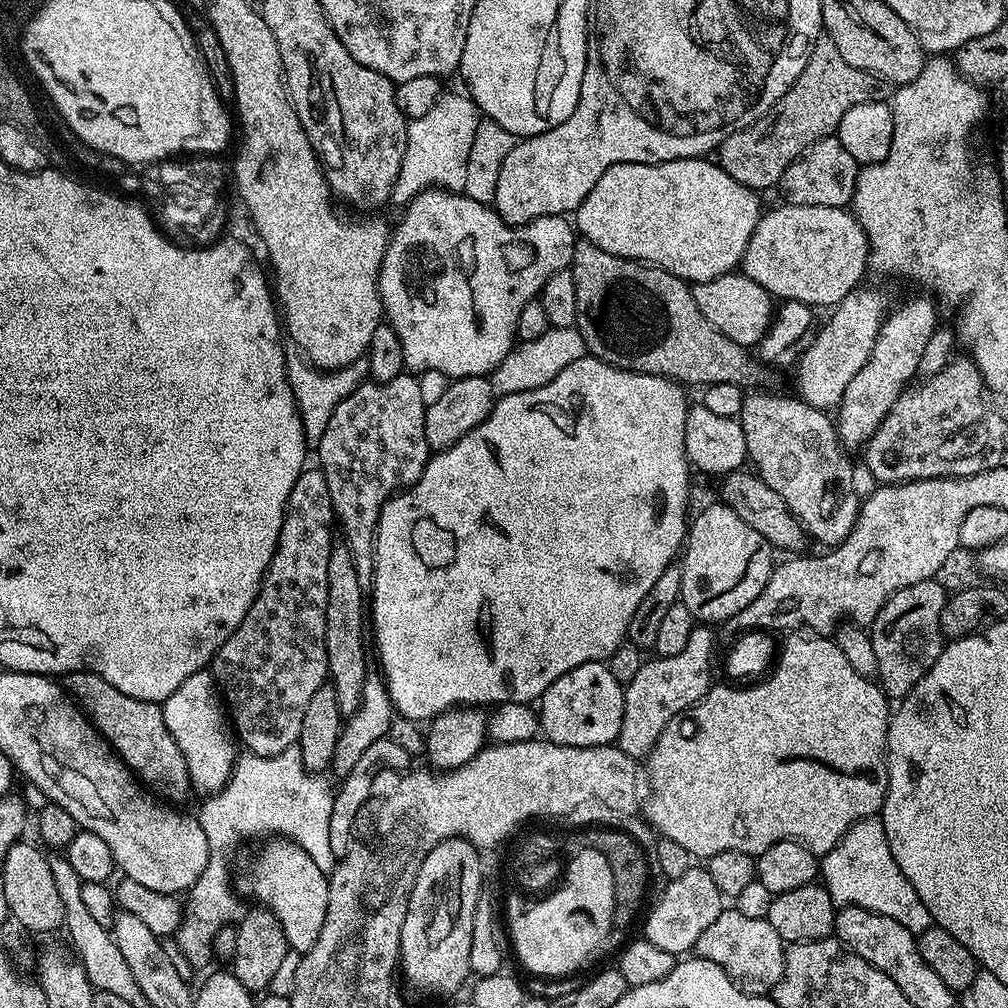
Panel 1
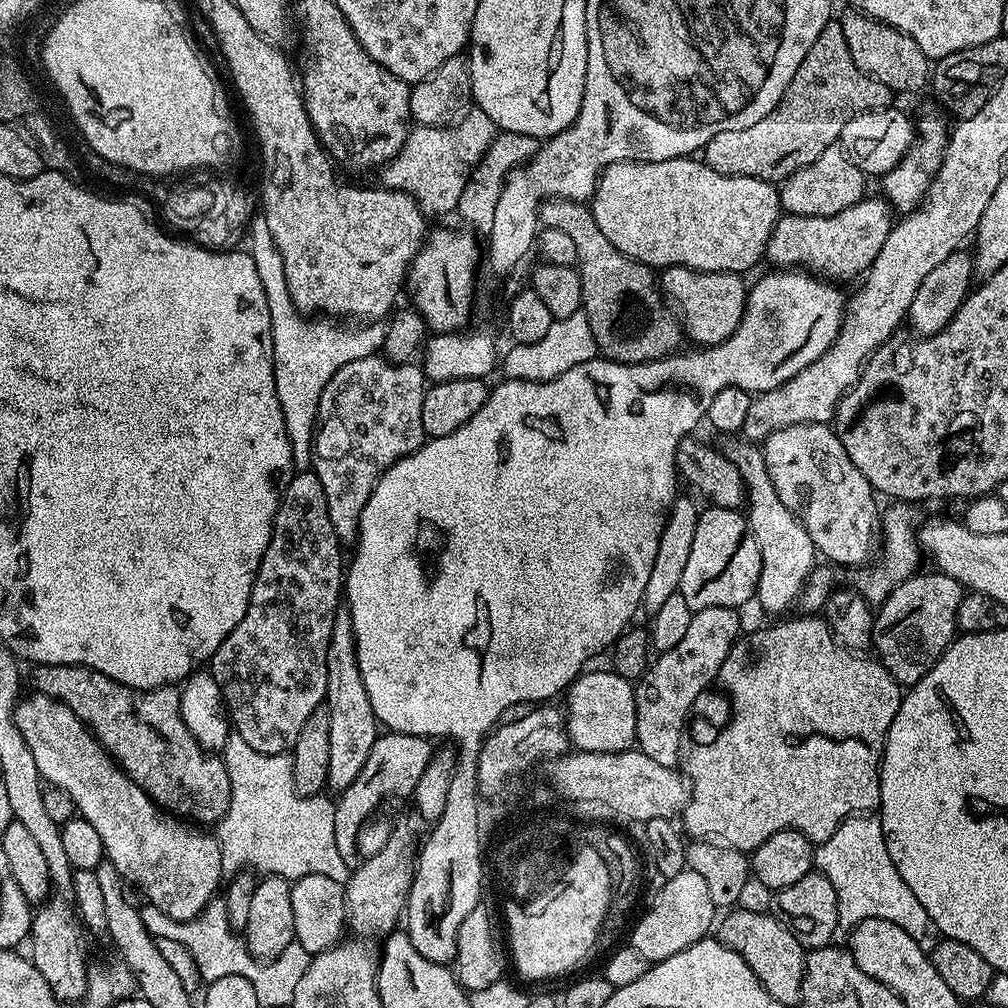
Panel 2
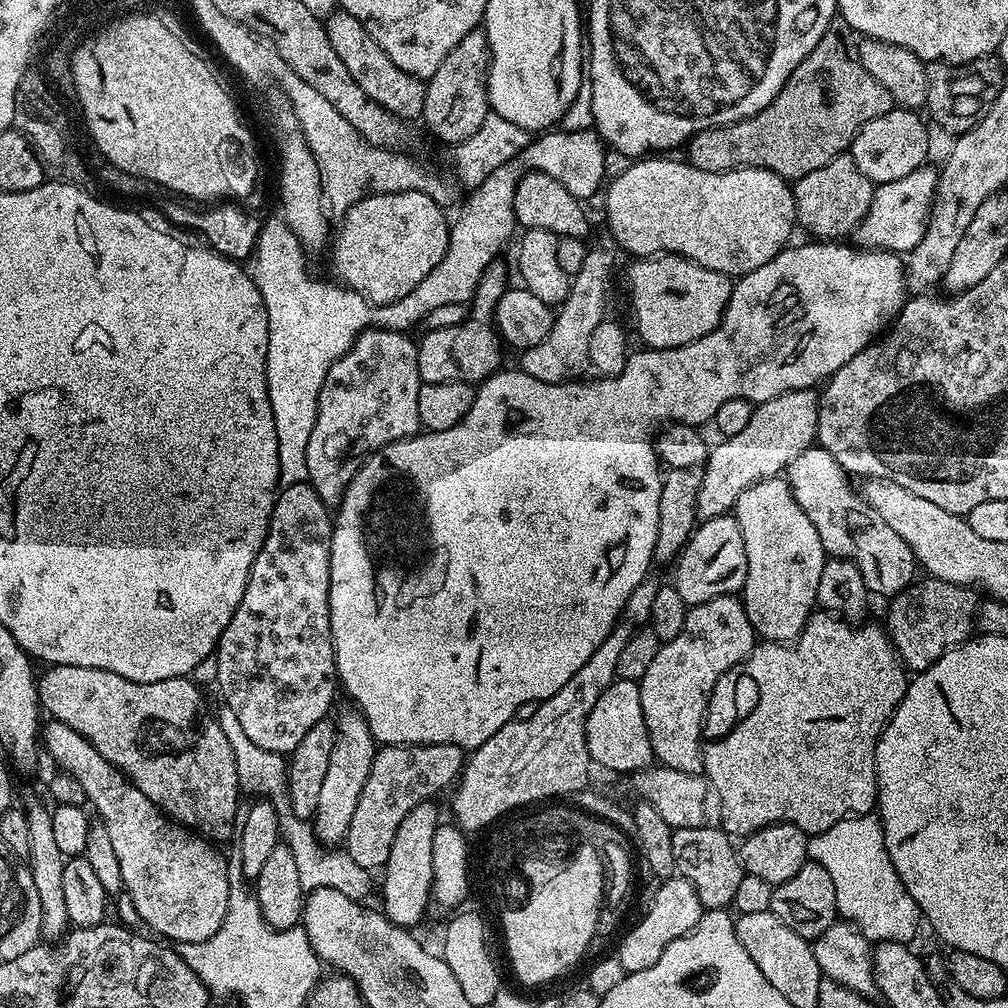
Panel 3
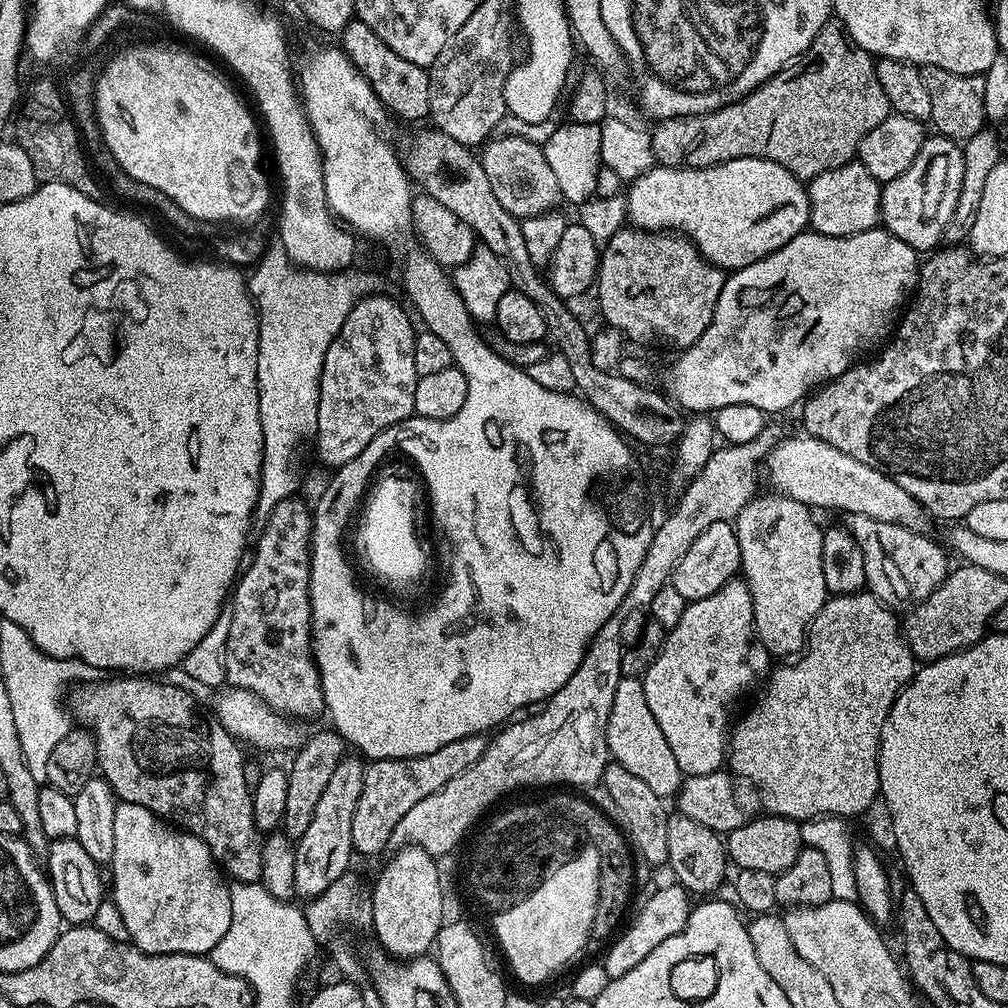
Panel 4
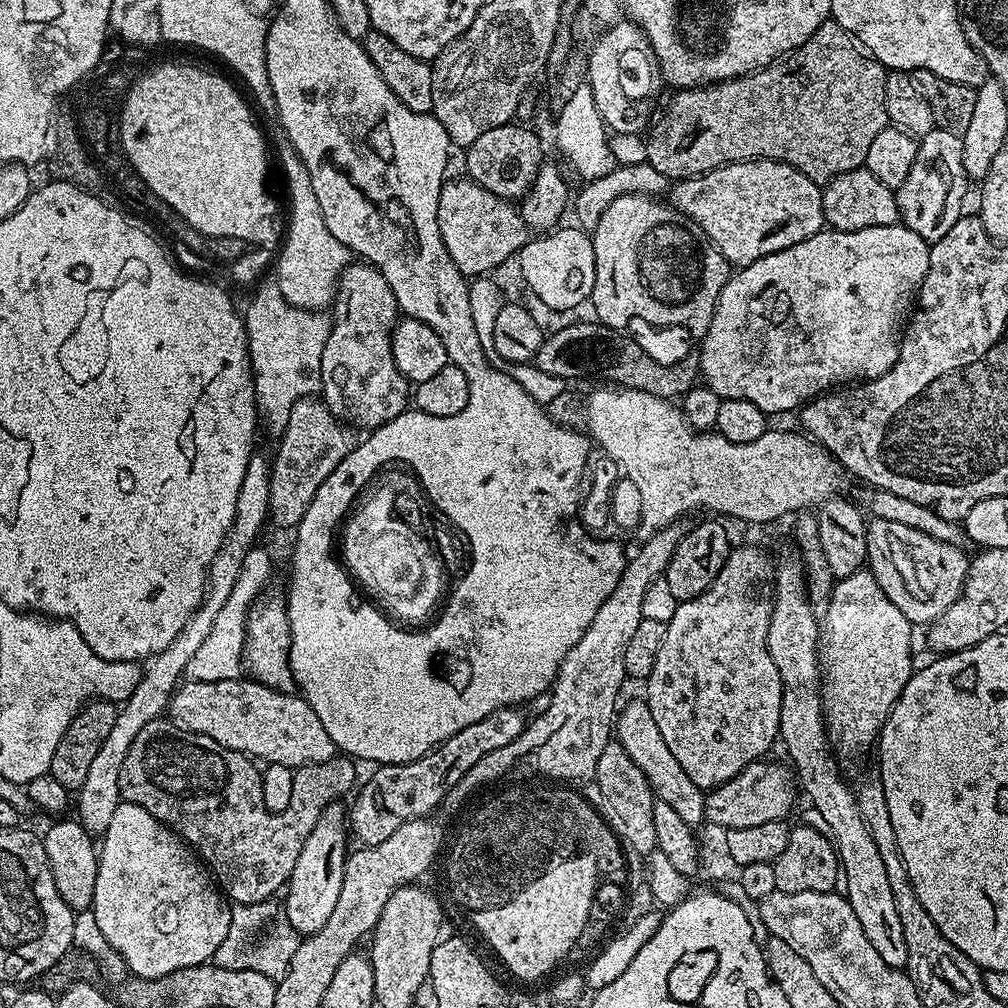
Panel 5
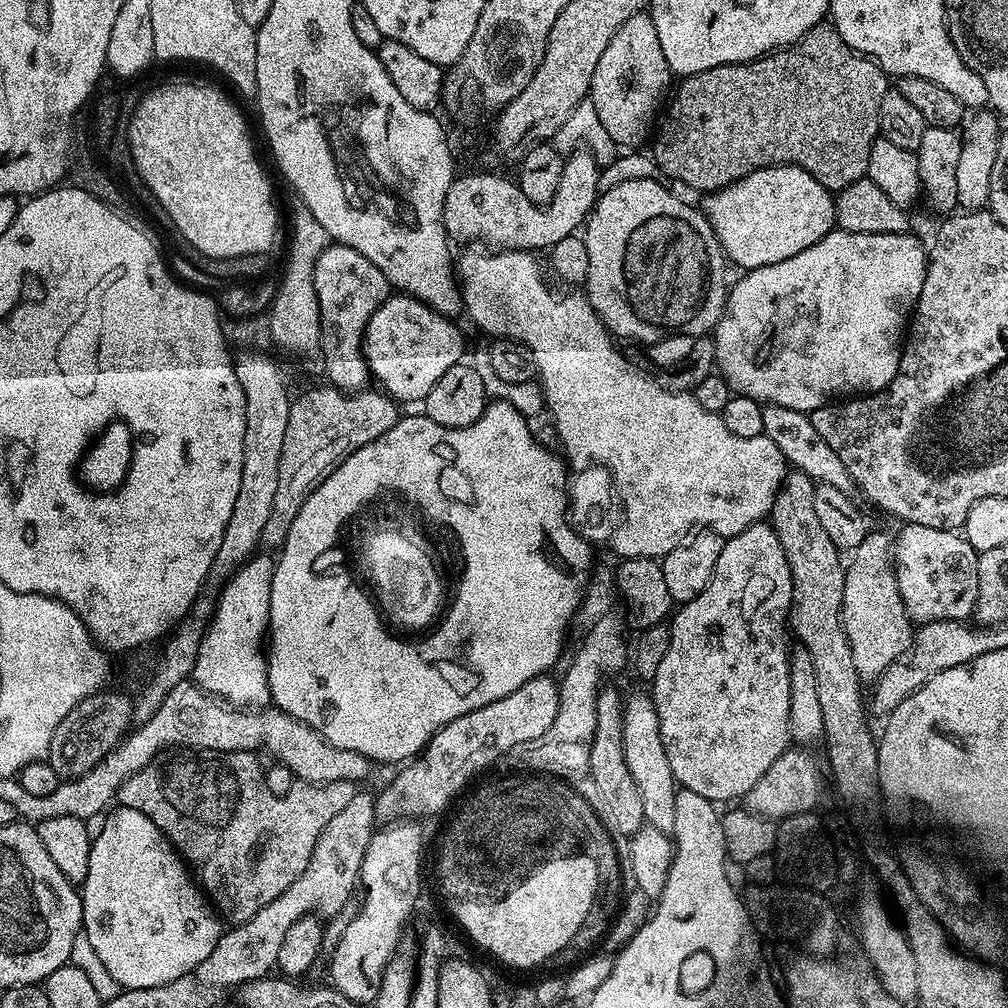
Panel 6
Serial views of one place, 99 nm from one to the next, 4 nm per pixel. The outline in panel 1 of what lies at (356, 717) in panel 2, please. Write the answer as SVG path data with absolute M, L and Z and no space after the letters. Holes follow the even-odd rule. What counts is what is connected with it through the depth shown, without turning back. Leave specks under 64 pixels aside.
M343 542L333 545L326 578L326 633L324 635L328 680L334 686L334 694L338 694L338 710L344 718L347 718L352 716L354 710L360 706L362 686L370 672L364 658L362 640L364 632L366 634L366 590L358 580L353 555Z

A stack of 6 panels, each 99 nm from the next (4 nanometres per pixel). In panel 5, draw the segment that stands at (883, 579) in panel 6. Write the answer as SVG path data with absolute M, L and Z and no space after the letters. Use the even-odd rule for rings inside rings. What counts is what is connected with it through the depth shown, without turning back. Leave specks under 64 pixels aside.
M861 570L846 578L836 580L832 586L832 597L828 600L828 609L822 614L822 627L818 641L822 683L820 699L824 702L824 718L829 737L840 736L841 757L860 756L868 747L880 739L886 718L892 713L892 707L902 694L908 679L912 677L912 632L914 626L882 594L882 586L873 578L871 572Z

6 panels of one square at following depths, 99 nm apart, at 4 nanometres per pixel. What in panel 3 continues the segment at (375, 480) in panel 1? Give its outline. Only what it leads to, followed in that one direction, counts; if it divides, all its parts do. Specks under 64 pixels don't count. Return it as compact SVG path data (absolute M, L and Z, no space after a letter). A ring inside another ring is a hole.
M365 328L363 334L350 346L350 350L332 363L326 374L326 382L322 382L318 418L310 434L310 446L306 446L306 470L307 483L311 484L318 498L322 498L330 510L339 508L346 486L360 469L366 454L376 452L395 440L415 436L421 431L418 390L422 381L418 374L418 344L410 337L389 328Z

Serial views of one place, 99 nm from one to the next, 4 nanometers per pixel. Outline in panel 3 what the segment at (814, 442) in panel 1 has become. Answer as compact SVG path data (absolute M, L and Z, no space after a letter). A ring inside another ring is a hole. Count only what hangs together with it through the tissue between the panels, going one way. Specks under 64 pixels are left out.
M813 446L802 450L788 463L786 479L798 506L802 506L806 518L814 522L825 553L838 560L854 562L854 566L862 570L869 593L891 598L905 592L917 579L918 565L910 546L878 518L857 489L856 492L852 489L849 473L825 448Z

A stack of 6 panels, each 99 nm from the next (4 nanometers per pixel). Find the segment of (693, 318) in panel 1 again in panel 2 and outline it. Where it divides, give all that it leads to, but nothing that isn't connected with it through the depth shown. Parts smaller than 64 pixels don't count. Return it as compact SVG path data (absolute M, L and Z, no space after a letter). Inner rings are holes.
M545 200L540 205L538 220L544 228L562 230L562 234L567 234L574 241L574 267L580 273L582 282L580 306L586 314L586 322L590 322L590 334L594 334L594 342L601 357L617 360L619 364L641 364L681 351L682 325L660 291L657 273L647 264L632 260L617 250L610 238L598 230L598 222L594 222L594 214L587 203L578 200Z

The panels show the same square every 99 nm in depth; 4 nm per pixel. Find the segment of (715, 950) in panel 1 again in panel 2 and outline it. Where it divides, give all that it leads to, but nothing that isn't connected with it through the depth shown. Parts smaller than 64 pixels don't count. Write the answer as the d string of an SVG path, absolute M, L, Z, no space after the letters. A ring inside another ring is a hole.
M737 907L725 916L728 917L724 921L721 919L718 924L719 940L742 957L746 966L754 970L758 982L762 982L765 990L778 998L778 1002L785 1006L799 1005L806 950L798 942L798 938L794 938L794 934L790 934L790 930L786 930L786 926L782 926L768 912L751 912Z

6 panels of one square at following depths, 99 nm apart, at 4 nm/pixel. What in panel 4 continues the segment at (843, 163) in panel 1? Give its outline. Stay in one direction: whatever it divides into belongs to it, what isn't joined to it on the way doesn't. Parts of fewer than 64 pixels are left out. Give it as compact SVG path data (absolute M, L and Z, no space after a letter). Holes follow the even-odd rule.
M853 162L846 166L838 166L834 170L826 170L826 174L818 174L813 180L807 181L808 189L808 223L811 231L823 236L853 236L862 234L866 230L877 227L880 219L880 190L881 181L866 170L866 166L859 162Z

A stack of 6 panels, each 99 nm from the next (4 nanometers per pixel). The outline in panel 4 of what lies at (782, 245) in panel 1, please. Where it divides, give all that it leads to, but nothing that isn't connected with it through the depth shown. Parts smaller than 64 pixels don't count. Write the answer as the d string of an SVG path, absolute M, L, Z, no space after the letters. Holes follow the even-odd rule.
M932 134L925 139L924 144L920 148L918 158L914 158L914 162L910 162L910 166L906 170L902 170L902 174L898 174L898 178L887 181L881 187L880 190L880 219L883 227L888 229L890 234L894 234L898 238L902 238L902 242L906 242L912 247L918 254L928 254L933 250L939 249L942 242L945 239L948 231L948 224L954 218L954 210L958 206L958 198L960 197L960 191L962 190L962 174L964 173L964 149L957 141L949 140L947 136L941 136L939 134Z

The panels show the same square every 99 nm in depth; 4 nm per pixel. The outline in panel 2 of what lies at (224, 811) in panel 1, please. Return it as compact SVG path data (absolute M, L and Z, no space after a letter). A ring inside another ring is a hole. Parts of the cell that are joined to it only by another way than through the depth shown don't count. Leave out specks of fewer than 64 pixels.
M231 731L224 744L221 759L230 779L231 798L223 818L214 828L222 857L221 873L228 878L239 872L251 870L259 875L281 876L295 880L306 874L323 874L326 878L345 883L350 875L350 866L342 861L335 845L334 810L335 801L327 795L300 796L294 788L291 757L285 753L266 755L255 751L236 731Z

